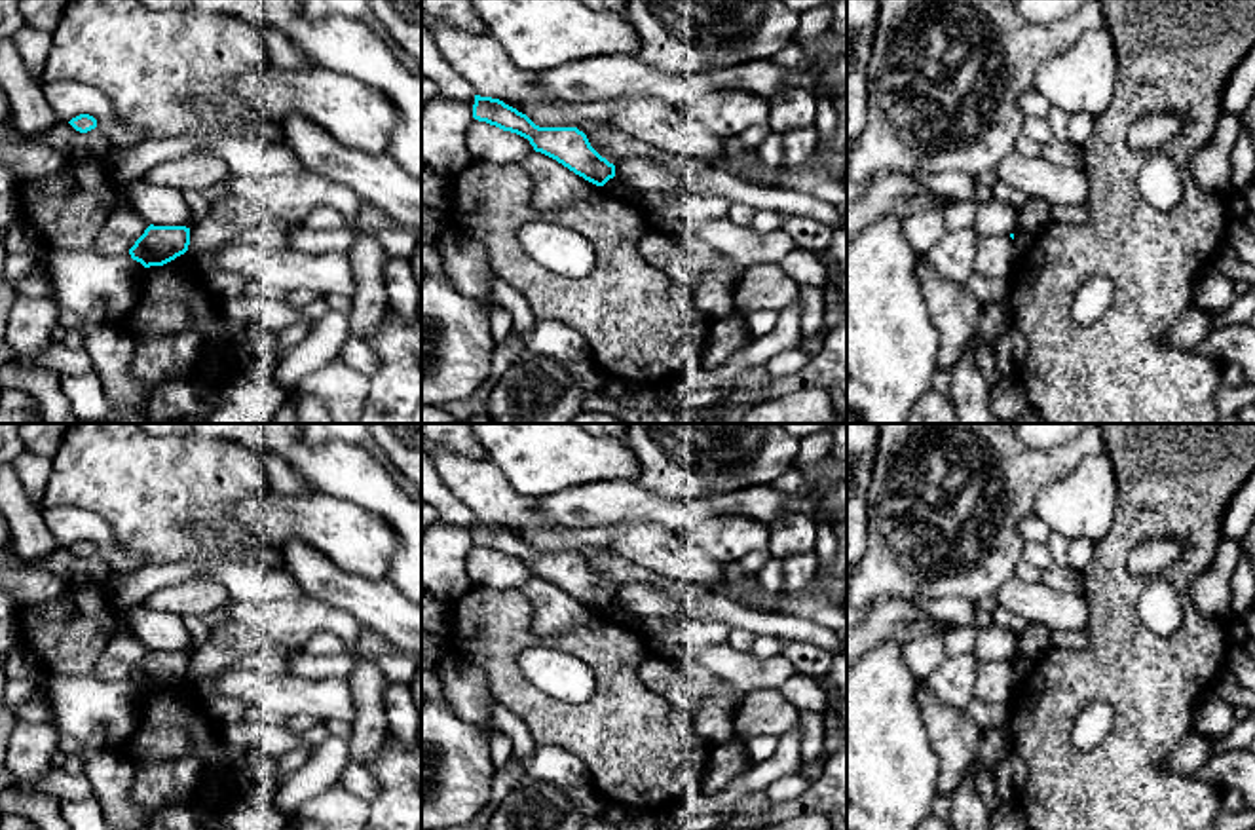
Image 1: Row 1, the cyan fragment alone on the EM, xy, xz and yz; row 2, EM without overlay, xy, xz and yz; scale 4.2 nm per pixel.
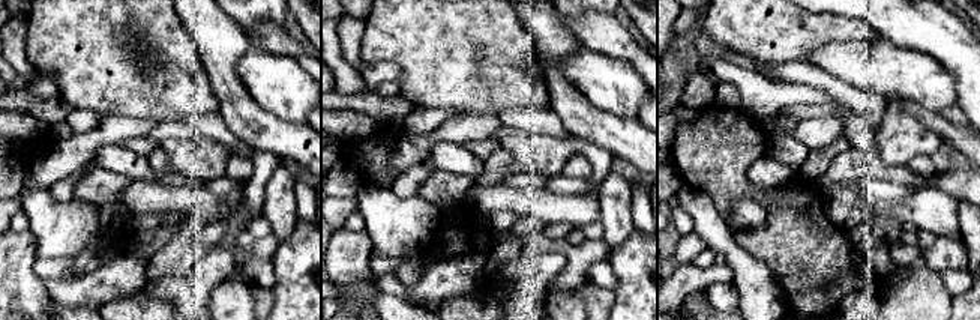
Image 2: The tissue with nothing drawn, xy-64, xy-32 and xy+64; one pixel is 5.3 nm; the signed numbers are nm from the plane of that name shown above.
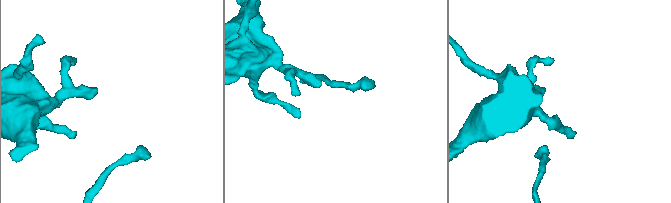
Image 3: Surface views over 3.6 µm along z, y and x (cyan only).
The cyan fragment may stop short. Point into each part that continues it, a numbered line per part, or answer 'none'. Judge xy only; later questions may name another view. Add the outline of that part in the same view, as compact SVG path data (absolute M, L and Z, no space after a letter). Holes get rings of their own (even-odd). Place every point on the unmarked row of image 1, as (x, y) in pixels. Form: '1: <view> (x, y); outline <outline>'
none

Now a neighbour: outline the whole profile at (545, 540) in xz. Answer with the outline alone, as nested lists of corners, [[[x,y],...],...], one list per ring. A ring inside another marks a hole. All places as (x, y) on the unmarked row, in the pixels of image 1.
[[[602,524],[594,528],[503,528],[526,539],[539,553],[577,553],[589,545],[602,549],[615,545],[613,524]]]

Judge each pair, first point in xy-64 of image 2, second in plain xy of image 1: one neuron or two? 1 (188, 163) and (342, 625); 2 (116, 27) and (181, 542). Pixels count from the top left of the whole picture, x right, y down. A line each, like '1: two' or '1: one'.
1: one
2: one

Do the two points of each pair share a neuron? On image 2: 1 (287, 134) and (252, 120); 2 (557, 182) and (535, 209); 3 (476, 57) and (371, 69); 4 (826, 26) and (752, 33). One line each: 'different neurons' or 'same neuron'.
1: same neuron
2: different neurons
3: different neurons
4: same neuron

